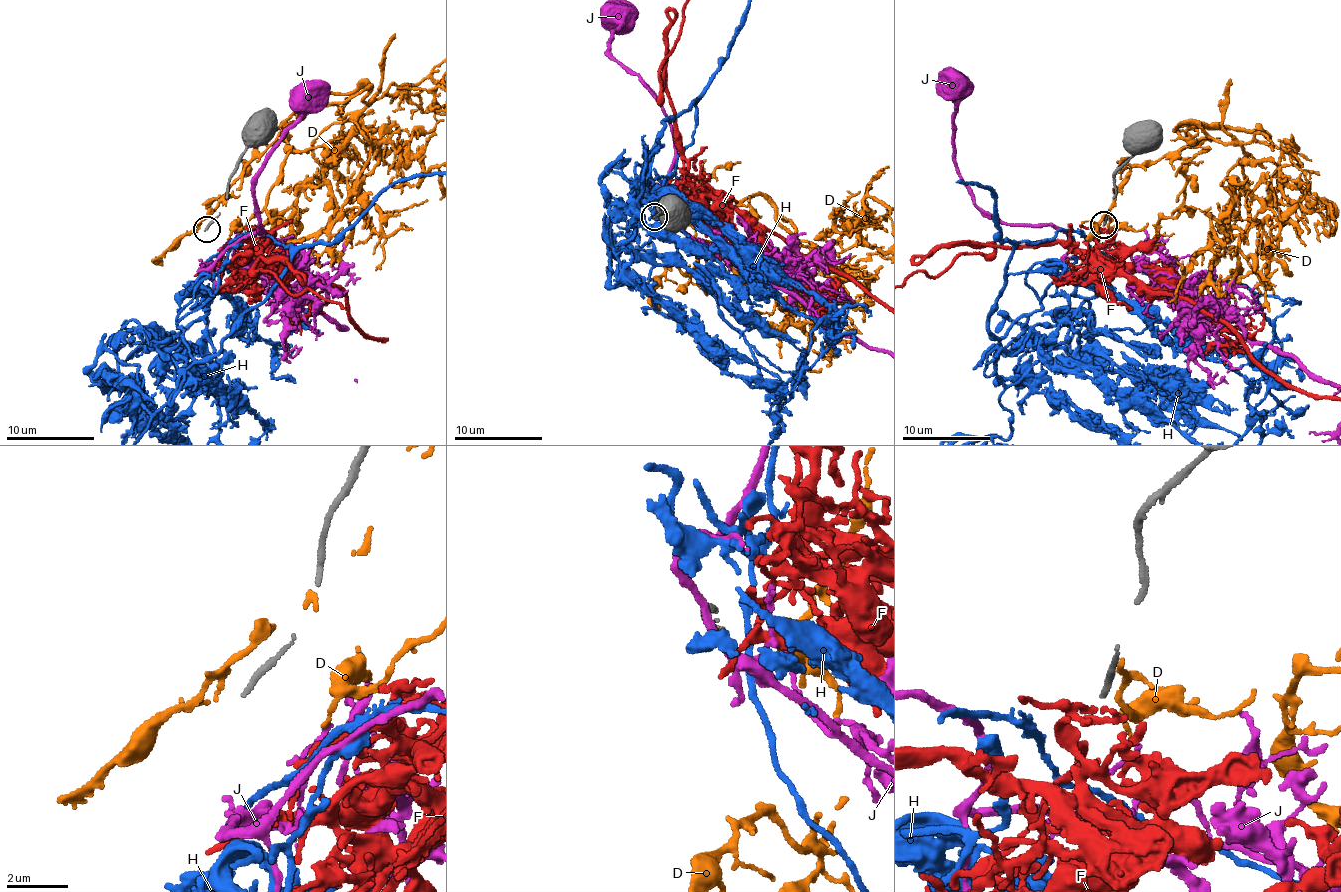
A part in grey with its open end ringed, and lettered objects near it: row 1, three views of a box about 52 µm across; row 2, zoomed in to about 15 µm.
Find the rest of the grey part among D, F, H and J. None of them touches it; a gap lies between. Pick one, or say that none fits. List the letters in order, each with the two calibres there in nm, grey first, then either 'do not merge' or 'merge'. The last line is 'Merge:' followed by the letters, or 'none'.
D: 220/320 nm | do not merge
F: 220/200 nm | do not merge
H: 220/180 nm | do not merge
J: 220/140 nm | do not merge
Merge: none

